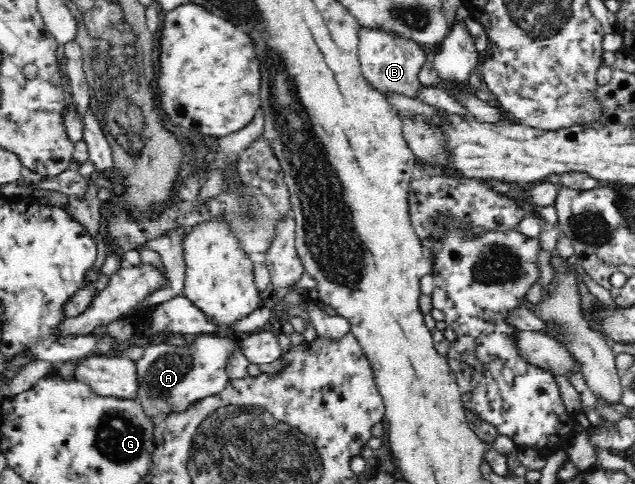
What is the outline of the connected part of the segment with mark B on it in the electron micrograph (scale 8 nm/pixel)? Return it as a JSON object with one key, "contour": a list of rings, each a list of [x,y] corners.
{"contour":[[[363,27],[360,32],[358,60],[364,77],[377,89],[384,93],[399,93],[422,100],[425,86],[419,81],[419,73],[423,74],[426,56],[422,46],[383,31],[374,31]]]}

